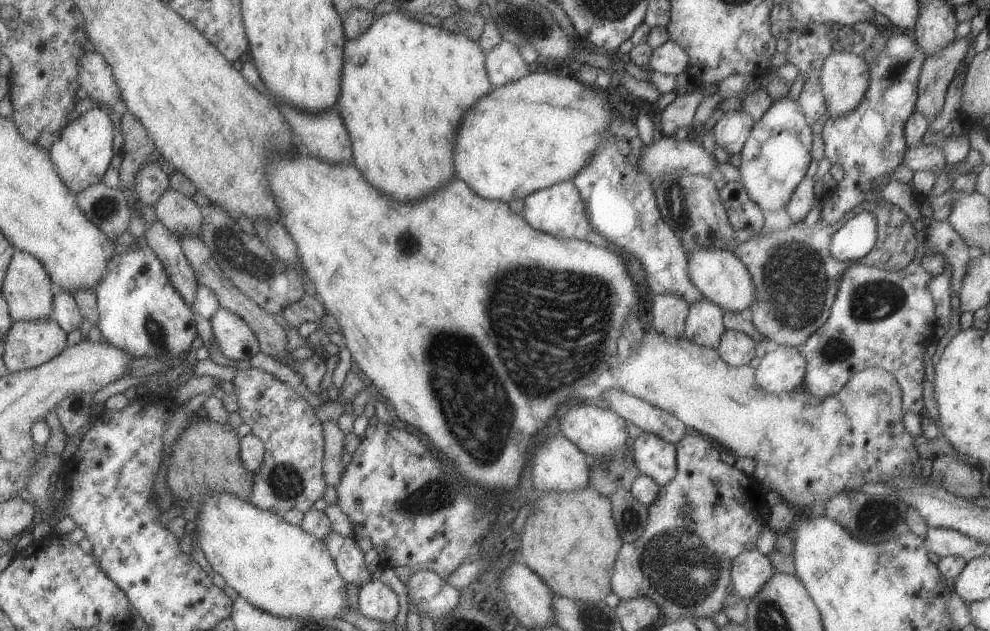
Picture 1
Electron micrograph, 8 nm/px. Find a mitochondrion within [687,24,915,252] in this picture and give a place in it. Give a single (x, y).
(893, 73)

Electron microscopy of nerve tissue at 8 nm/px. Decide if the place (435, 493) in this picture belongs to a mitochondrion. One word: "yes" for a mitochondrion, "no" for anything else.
yes

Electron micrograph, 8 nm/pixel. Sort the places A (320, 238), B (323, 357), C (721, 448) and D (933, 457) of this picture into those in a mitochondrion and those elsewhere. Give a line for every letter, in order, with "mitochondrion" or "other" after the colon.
A: other
B: other
C: other
D: other

